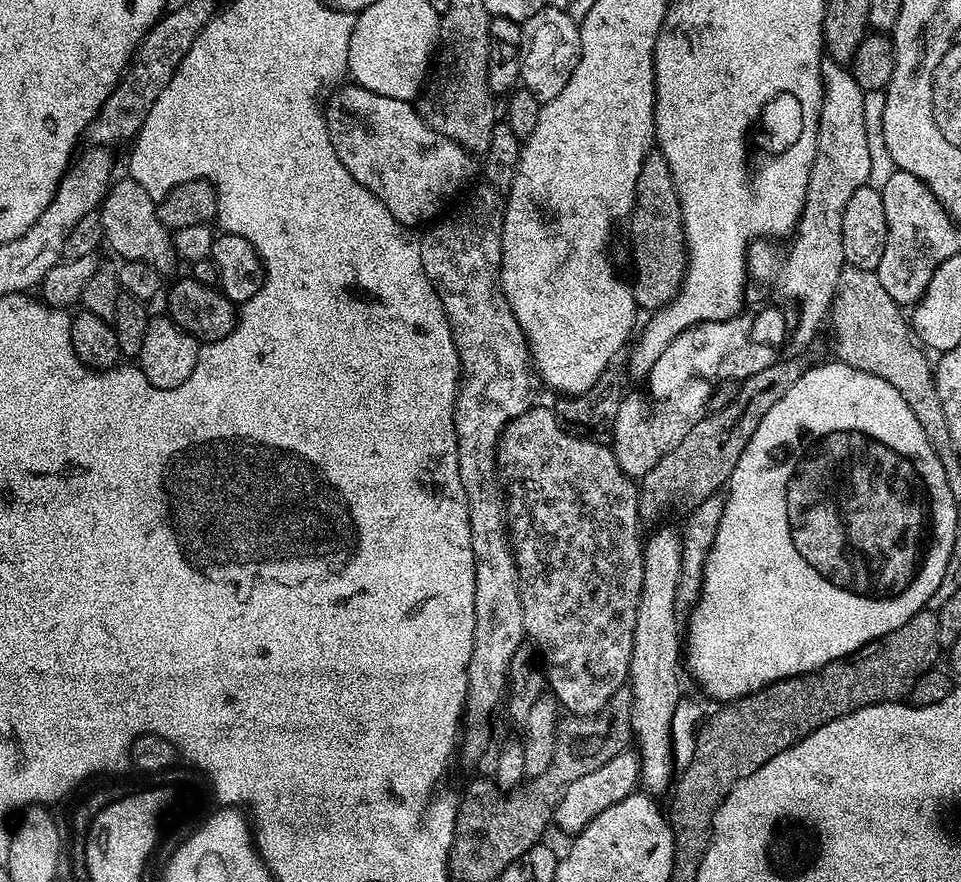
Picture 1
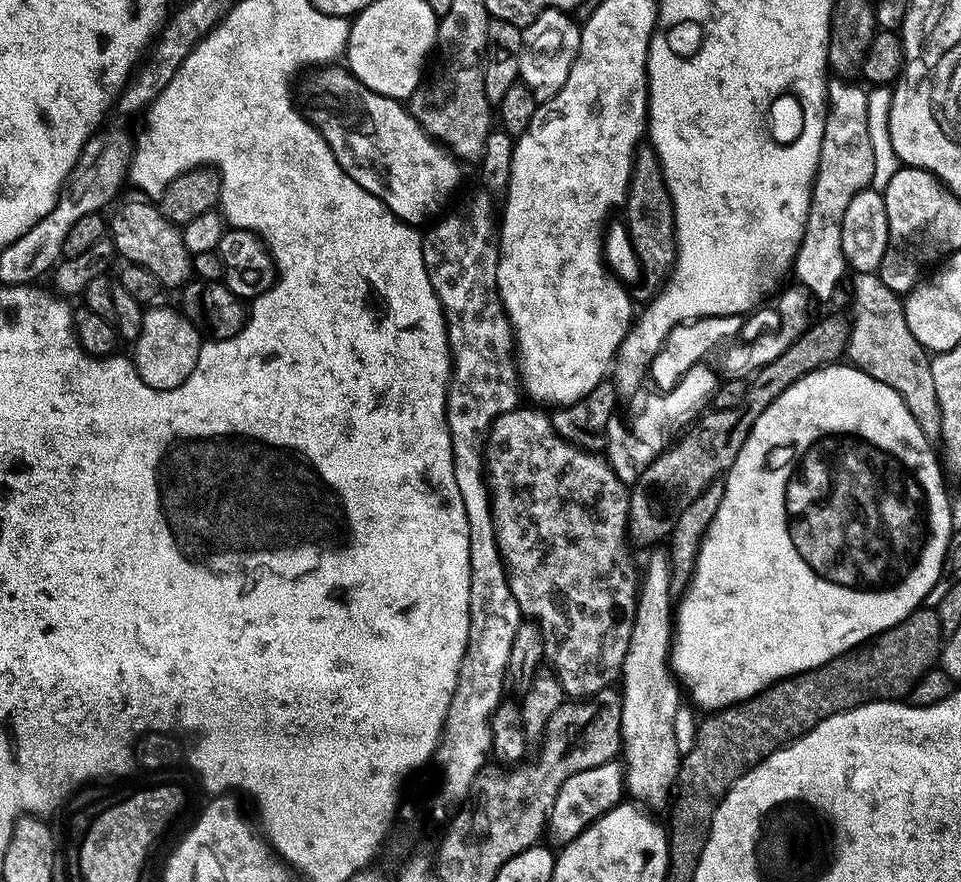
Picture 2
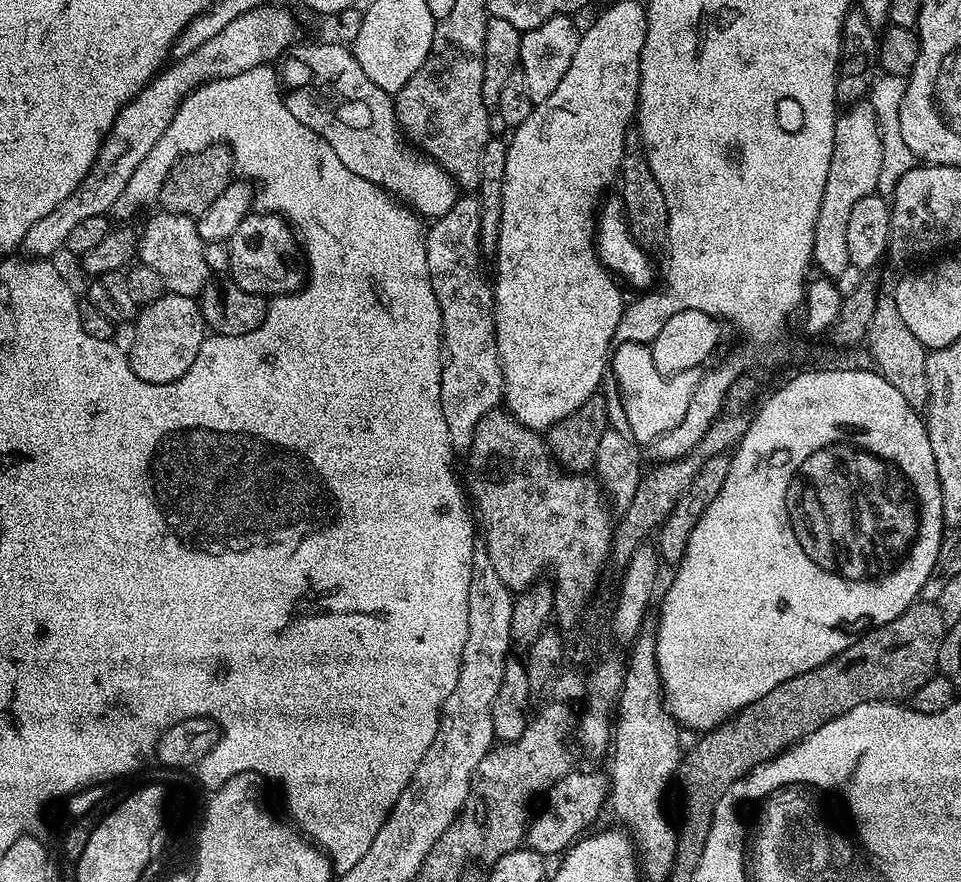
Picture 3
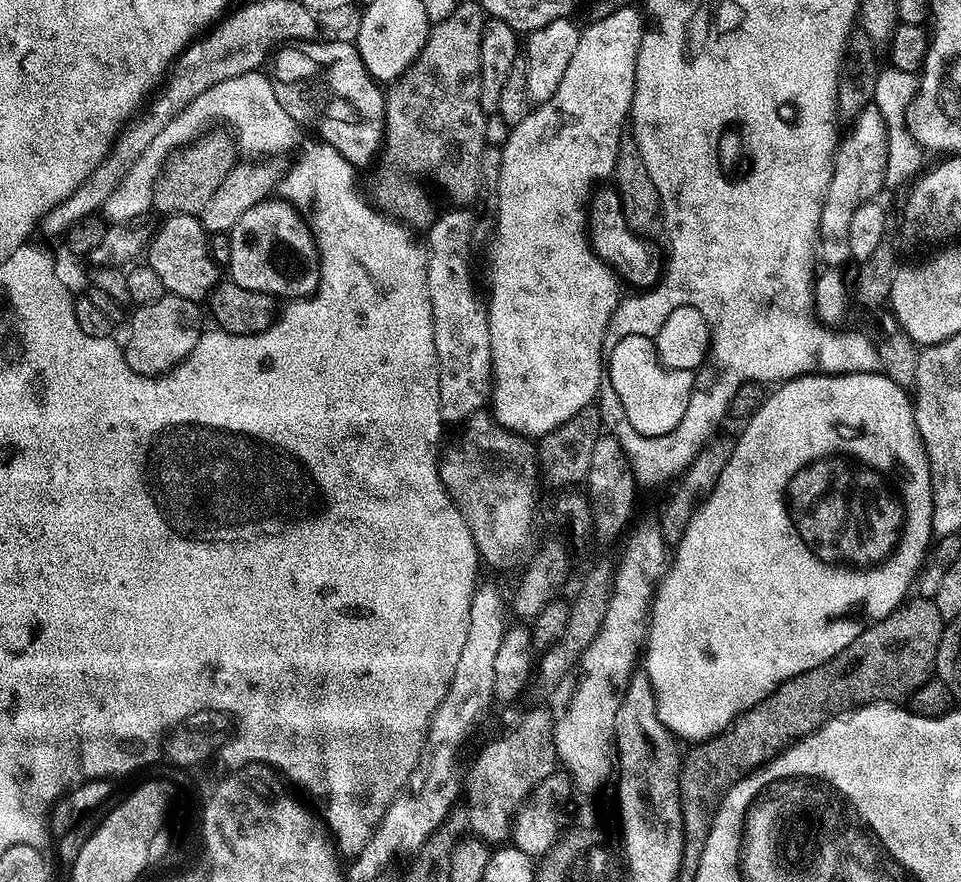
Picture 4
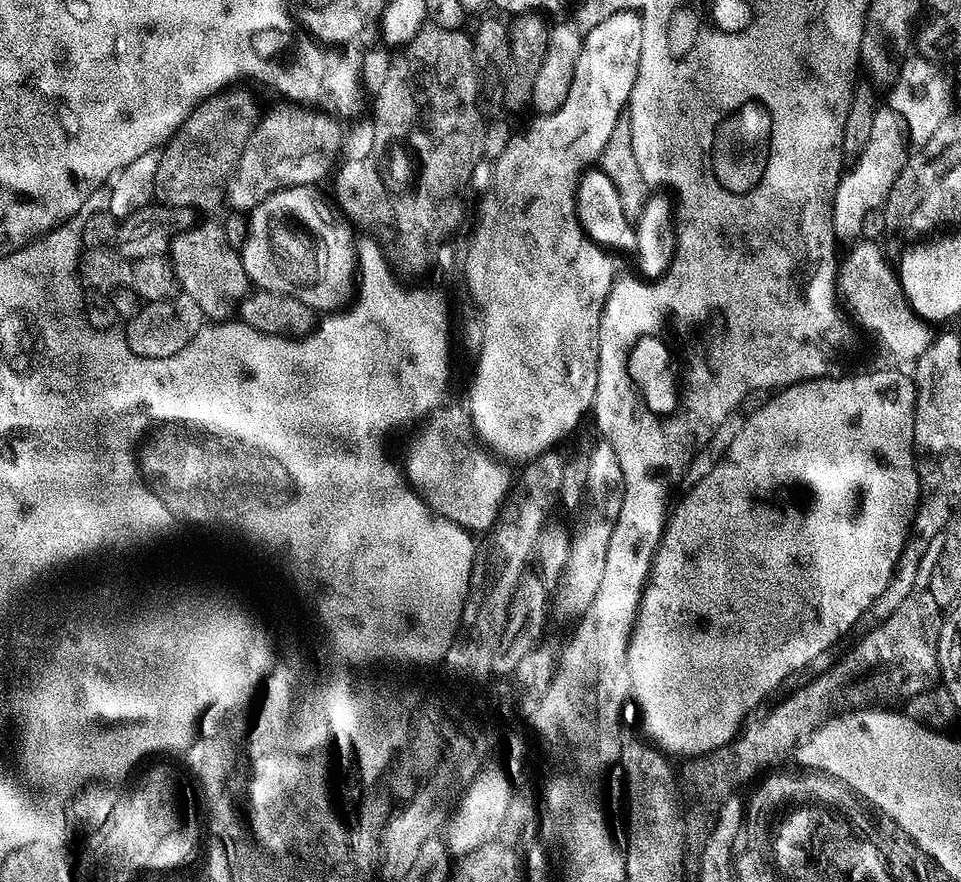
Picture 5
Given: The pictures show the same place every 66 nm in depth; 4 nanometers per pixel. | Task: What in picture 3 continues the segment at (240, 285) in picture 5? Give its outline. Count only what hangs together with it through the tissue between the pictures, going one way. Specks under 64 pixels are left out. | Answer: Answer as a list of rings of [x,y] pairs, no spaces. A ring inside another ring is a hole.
[[[157,211],[157,216],[152,216],[144,224],[144,241],[139,241],[138,256],[143,263],[158,270],[158,278],[162,278],[165,289],[173,296],[199,297],[204,287],[210,283],[208,276],[208,260],[204,257],[205,241],[201,240],[196,229],[196,220],[191,216],[176,216],[172,212]]]

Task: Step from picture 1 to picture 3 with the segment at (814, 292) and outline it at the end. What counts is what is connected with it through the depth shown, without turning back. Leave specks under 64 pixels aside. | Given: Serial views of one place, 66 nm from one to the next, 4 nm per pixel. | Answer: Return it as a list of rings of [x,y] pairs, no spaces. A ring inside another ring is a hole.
[[[871,102],[851,105],[836,117],[830,174],[826,174],[822,206],[818,210],[818,222],[814,226],[812,259],[815,267],[820,267],[820,272],[825,277],[837,278],[844,271],[849,271],[846,226],[850,222],[850,210],[854,210],[854,202],[876,192],[878,174],[882,174],[882,138],[874,106]]]

